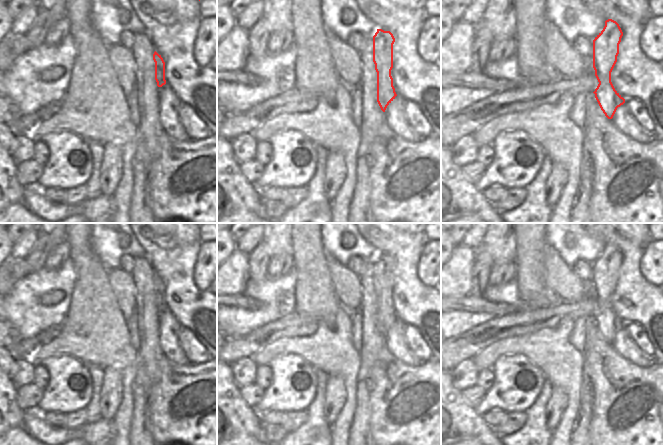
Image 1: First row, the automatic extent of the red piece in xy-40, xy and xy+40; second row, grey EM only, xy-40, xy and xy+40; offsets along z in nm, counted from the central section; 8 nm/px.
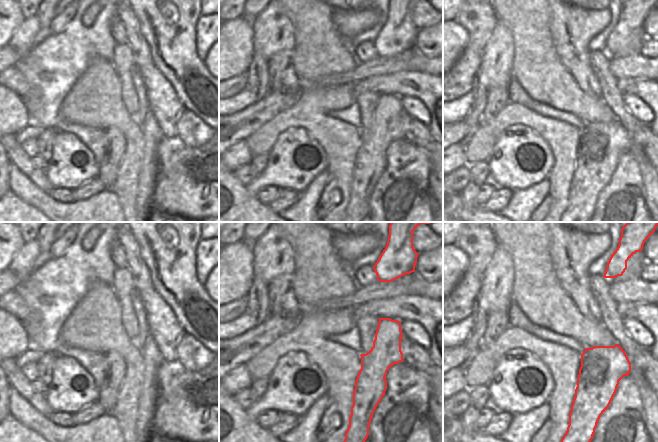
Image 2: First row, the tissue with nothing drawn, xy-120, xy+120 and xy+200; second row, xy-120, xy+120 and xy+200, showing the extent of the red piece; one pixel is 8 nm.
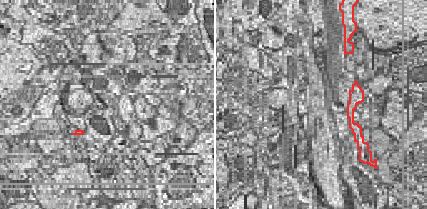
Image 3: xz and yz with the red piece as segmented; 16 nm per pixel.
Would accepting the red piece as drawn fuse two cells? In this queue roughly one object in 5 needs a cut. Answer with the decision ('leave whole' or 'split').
leave whole

